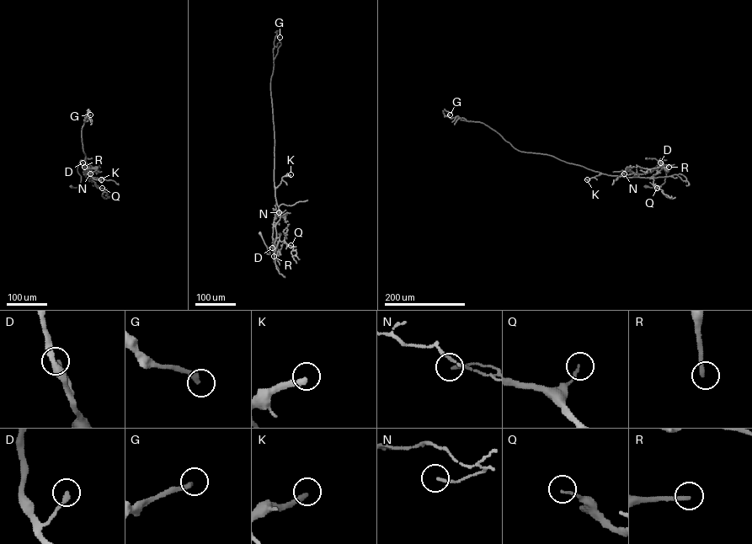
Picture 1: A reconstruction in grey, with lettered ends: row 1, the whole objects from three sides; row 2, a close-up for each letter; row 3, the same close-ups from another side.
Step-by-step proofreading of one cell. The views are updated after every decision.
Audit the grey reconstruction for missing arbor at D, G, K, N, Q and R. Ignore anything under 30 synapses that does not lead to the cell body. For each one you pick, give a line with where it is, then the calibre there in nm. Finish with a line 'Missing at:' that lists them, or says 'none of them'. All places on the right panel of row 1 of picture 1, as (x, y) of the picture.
G: (450, 114) | 240 nm
K: (587, 179) | 300 nm
R: (669, 167) | 240 nm
Missing at: G, K, R

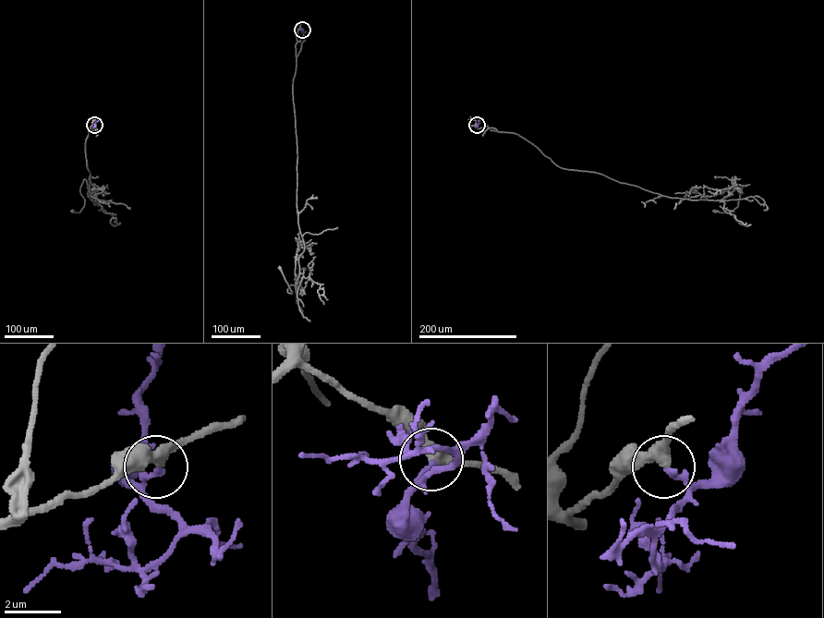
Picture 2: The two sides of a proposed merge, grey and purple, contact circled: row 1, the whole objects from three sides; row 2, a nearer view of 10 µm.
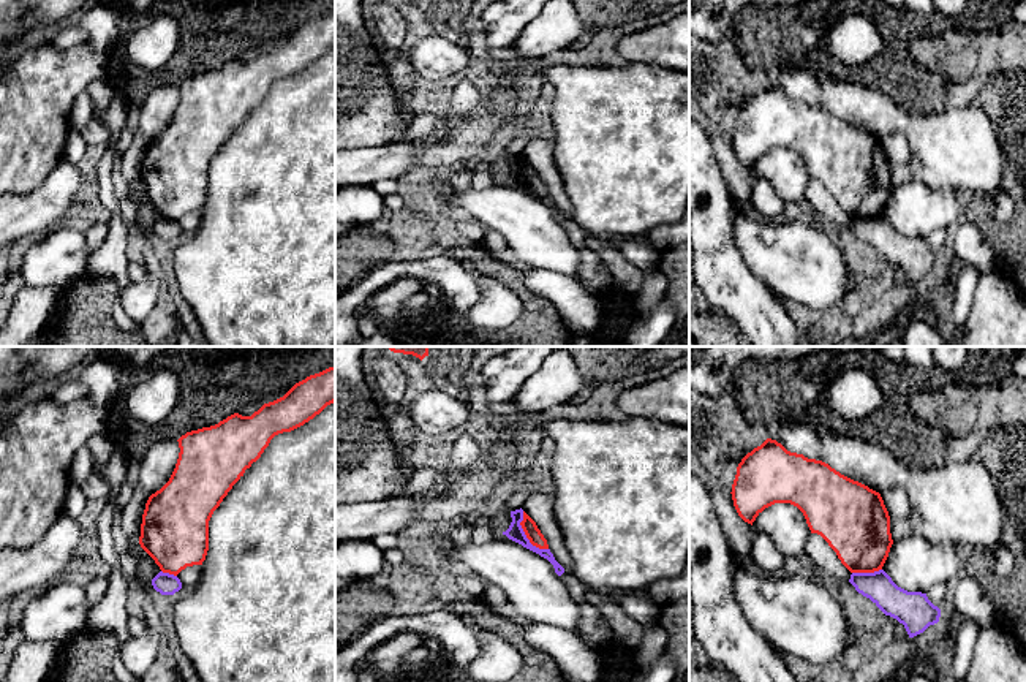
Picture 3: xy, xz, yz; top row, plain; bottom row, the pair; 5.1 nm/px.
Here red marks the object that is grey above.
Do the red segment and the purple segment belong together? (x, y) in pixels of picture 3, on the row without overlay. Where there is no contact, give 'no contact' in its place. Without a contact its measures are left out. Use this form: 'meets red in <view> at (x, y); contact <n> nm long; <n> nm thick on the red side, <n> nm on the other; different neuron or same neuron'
meets red in xz at (525, 179); contact 240 nm long; 80 nm thick on the red side, 80 nm on the other; different neuron

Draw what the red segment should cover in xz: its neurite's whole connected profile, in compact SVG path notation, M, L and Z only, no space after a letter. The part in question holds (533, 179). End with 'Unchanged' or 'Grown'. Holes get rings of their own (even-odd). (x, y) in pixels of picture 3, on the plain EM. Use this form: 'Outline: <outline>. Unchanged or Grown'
Outline: M523 157L523 166L520 168L530 188L539 195L549 195L547 185L538 174L536 168Z. Unchanged

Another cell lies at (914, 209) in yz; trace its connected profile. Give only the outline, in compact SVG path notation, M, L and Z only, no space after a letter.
M922 182L893 187L882 215L907 236L926 239L936 229L949 229L960 217L958 193L934 190Z

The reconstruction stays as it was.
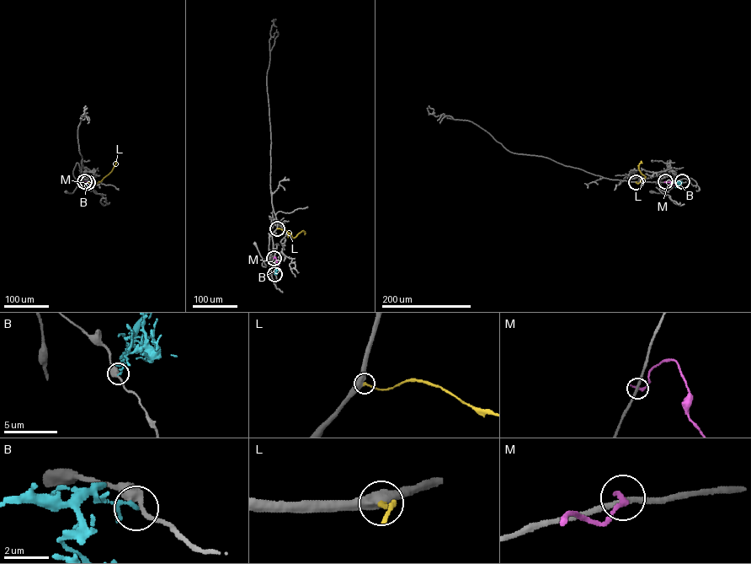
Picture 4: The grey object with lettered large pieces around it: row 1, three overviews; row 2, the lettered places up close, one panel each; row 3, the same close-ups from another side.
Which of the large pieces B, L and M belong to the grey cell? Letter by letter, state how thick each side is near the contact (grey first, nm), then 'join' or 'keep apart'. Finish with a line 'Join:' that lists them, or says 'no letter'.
B: 320 nm thick on the grey side, 120 nm on the other; keep apart
L: 500 nm thick on the grey side, 190 nm on the other; join
M: 260 nm thick on the grey side, 260 nm on the other; keep apart
Join: L

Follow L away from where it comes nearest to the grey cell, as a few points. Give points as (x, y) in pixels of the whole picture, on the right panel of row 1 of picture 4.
L: (636, 182), (638, 184), (645, 177), (638, 169), (641, 161)

